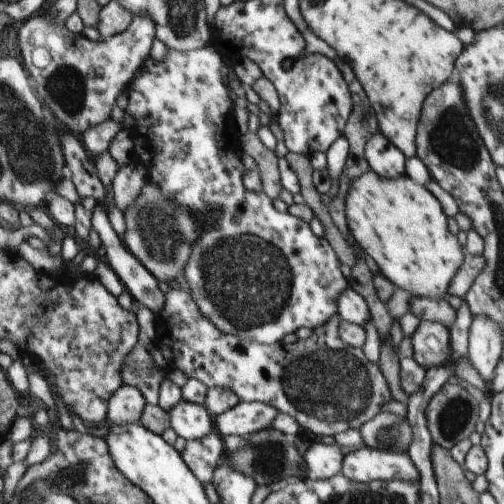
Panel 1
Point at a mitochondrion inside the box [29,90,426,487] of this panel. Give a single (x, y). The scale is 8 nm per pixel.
(248, 282)

